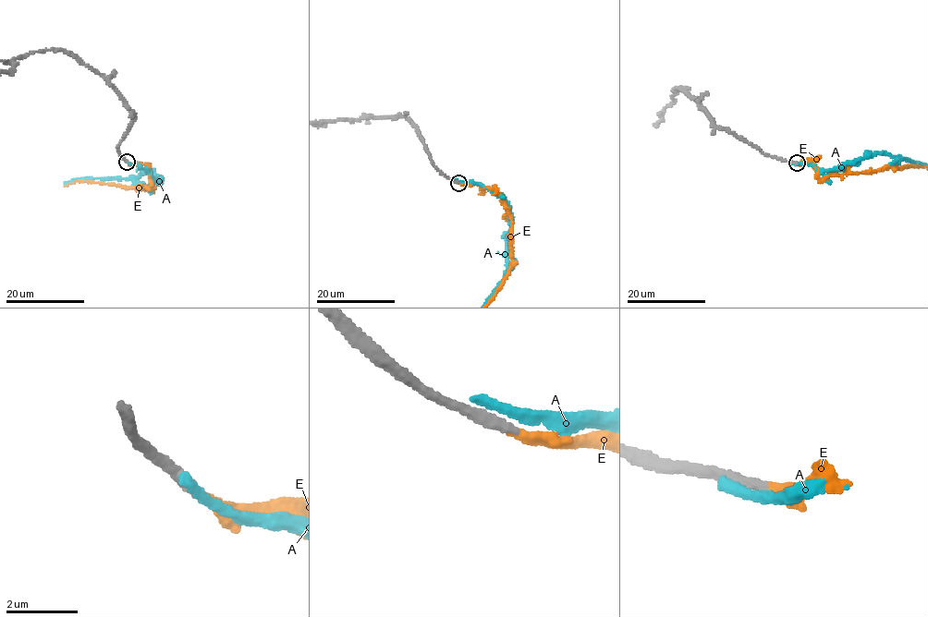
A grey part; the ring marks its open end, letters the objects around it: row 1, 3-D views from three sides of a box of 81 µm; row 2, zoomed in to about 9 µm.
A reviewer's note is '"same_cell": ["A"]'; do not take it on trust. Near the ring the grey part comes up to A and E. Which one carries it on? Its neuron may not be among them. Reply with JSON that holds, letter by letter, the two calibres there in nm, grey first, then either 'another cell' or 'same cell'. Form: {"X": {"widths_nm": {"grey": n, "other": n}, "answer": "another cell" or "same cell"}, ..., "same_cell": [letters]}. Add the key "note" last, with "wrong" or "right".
{"A": {"widths_nm": {"grey": 400, "other": 340}, "answer": "another cell"}, "E": {"widths_nm": {"grey": 320, "other": 260}, "answer": "same cell"}, "same_cell": ["E"], "note": "wrong"}

